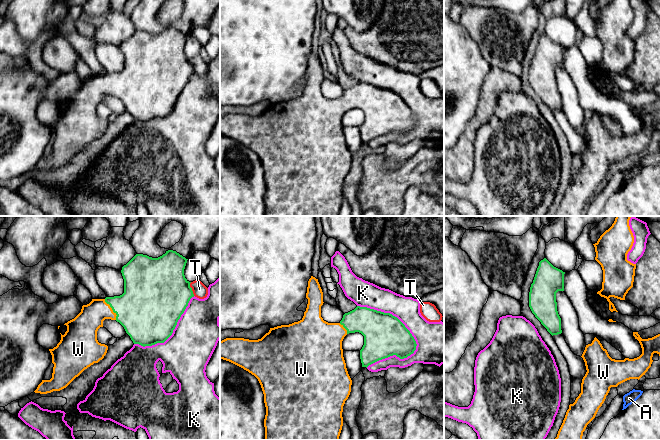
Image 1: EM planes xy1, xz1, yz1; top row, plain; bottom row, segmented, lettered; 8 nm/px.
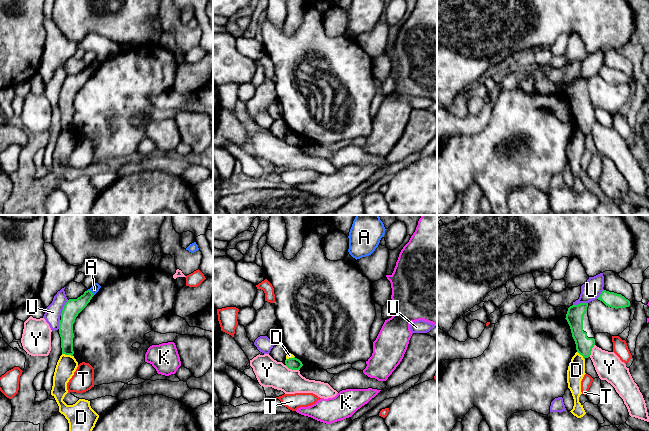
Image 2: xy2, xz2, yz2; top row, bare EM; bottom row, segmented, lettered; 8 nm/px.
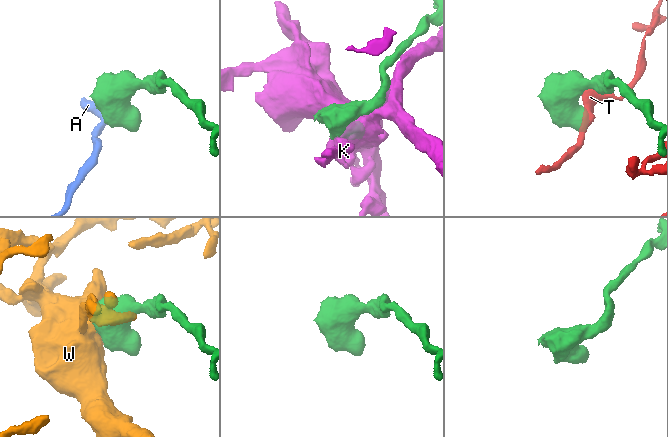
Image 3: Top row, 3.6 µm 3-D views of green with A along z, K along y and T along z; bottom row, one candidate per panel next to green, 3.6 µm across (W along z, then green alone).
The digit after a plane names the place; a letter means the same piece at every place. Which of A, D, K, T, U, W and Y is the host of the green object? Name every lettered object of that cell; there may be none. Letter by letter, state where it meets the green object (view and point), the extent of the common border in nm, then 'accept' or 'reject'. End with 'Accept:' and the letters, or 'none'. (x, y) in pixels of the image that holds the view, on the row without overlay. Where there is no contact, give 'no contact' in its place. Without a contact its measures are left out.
A: contact xy2 (91, 68); length 70 nm; reject
D: contact xy2 (67, 130); length 90 nm; reject
K: contact xz1 (394, 92); length 600 nm; reject
T: contact xy1 (191, 65); length 120 nm; reject
U: contact xy2 (63, 83); length 150 nm; reject
W: contact xy1 (112, 85); length 190 nm; accept
Y: contact xz2 (292, 145); length 120 nm; reject
Accept: W

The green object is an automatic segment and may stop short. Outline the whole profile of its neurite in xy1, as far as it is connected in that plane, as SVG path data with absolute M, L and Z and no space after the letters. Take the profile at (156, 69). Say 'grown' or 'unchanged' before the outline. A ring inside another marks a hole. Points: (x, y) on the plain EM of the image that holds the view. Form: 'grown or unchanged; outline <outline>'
grown; outline M173 26L166 27L158 34L152 34L143 30L136 30L126 41L122 43L121 49L124 55L124 69L120 72L106 73L105 75L92 75L92 77L83 81L81 88L72 96L64 101L67 107L61 110L61 116L53 125L49 125L54 140L52 154L42 156L35 169L47 170L53 167L60 167L66 164L76 153L85 145L98 139L107 129L108 122L101 120L97 116L97 107L103 103L105 95L116 96L125 105L134 120L143 123L152 122L157 119L164 119L173 109L178 96L184 89L188 79L194 73L190 59L184 51L184 45L187 39L185 33Z

